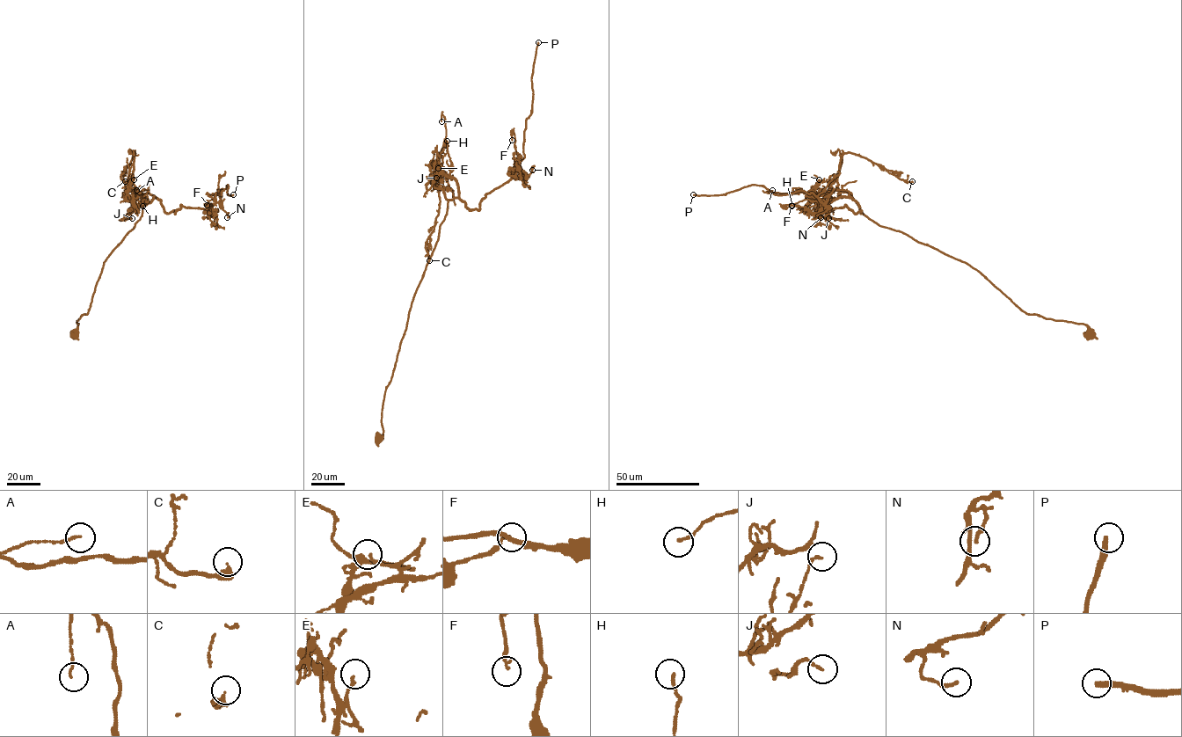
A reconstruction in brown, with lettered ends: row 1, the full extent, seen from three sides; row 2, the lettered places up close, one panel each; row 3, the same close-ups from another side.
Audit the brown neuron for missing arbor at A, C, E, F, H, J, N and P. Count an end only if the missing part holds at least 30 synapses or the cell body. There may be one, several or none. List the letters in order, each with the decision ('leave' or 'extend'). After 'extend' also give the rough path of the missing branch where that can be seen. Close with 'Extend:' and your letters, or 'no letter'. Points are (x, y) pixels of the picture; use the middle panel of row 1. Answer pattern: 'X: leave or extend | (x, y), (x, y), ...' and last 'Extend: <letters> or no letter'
A: leave
C: leave
E: leave
F: leave
H: leave
J: leave
N: leave
P: extend
Extend: P

